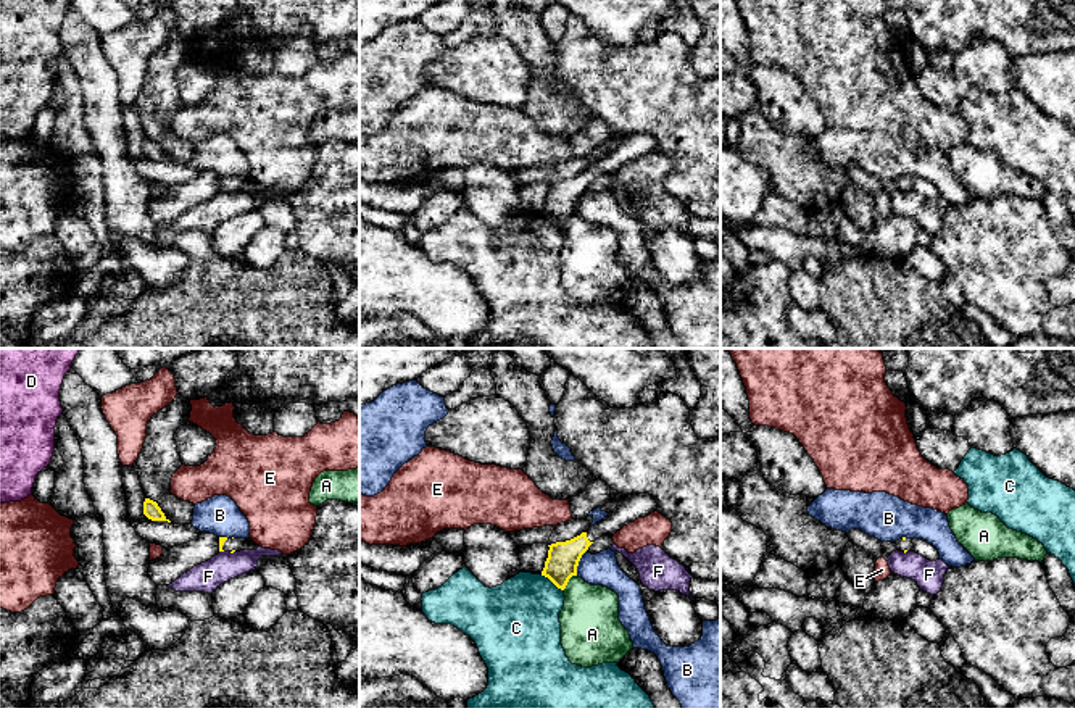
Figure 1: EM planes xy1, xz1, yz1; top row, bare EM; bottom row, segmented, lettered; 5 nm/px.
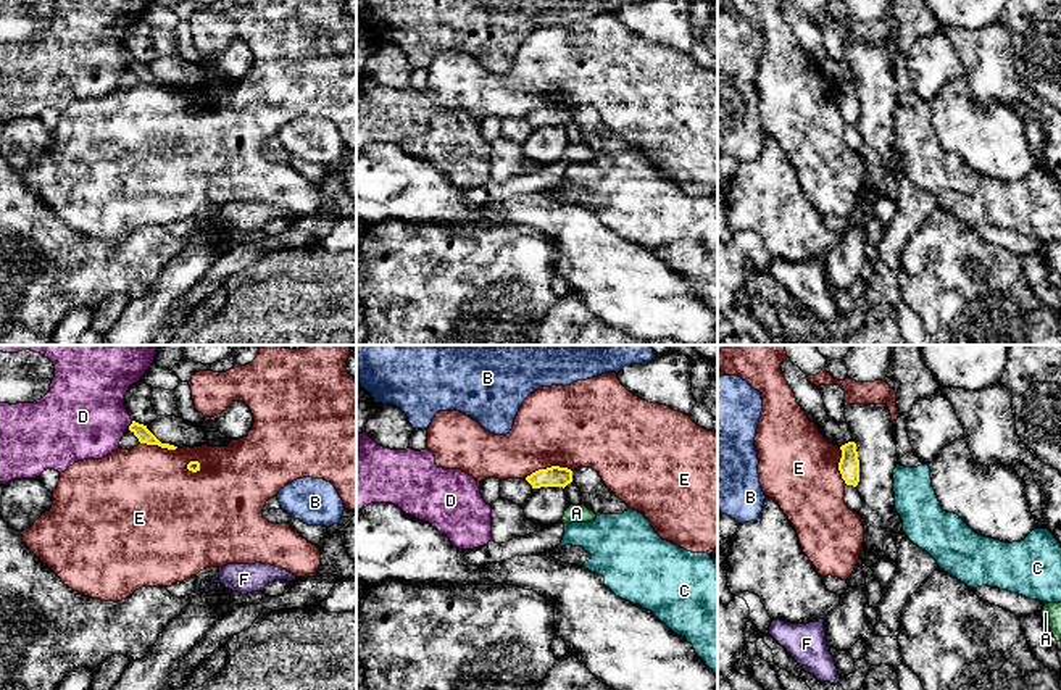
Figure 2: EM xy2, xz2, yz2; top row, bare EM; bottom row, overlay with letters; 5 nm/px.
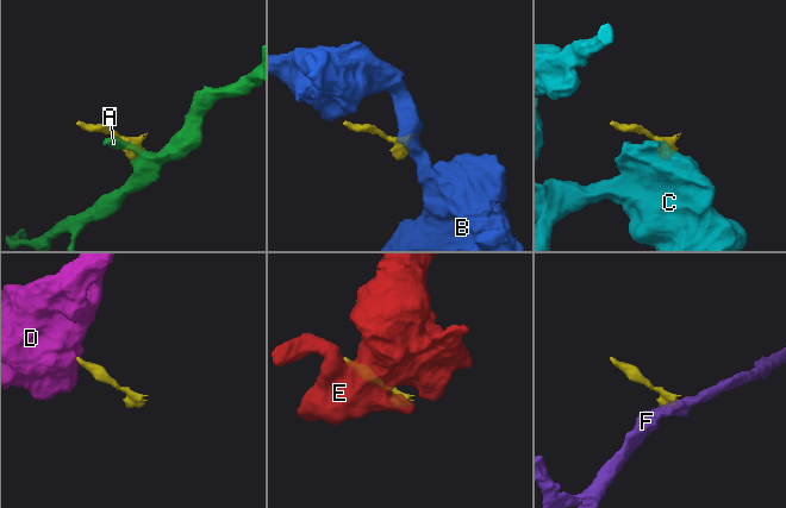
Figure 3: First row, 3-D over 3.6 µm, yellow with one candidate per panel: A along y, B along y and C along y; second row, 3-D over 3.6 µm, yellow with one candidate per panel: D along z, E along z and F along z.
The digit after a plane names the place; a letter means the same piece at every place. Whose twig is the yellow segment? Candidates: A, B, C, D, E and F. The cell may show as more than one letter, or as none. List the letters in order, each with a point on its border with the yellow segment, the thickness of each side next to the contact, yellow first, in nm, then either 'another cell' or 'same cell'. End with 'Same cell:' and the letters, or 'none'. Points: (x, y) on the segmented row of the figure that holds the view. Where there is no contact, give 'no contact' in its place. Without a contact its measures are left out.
A: xz1 (568, 581) | 160/300 nm | another cell
B: xz1 (577, 563) | 160/160 nm | another cell
C: xz1 (552, 581) | 160/400 nm | another cell
D: xy2 (131, 424) | 70/420 nm | another cell
E: xz2 (547, 468) | 110/420 nm | another cell
F: xy1 (231, 552) | 20/150 nm | another cell
Same cell: none

